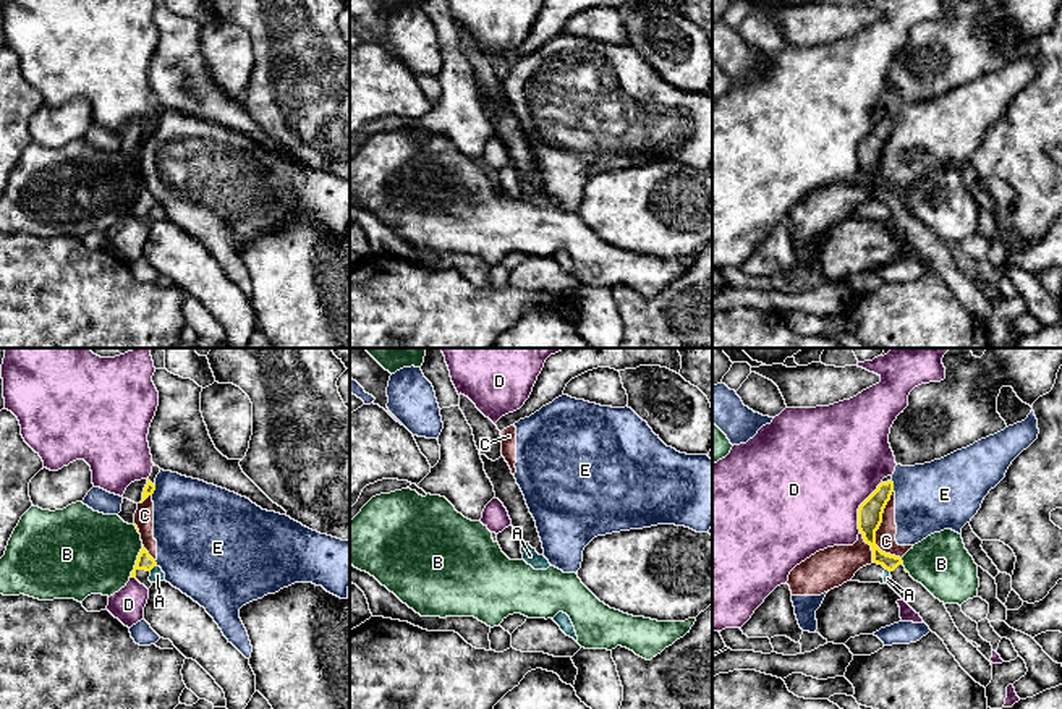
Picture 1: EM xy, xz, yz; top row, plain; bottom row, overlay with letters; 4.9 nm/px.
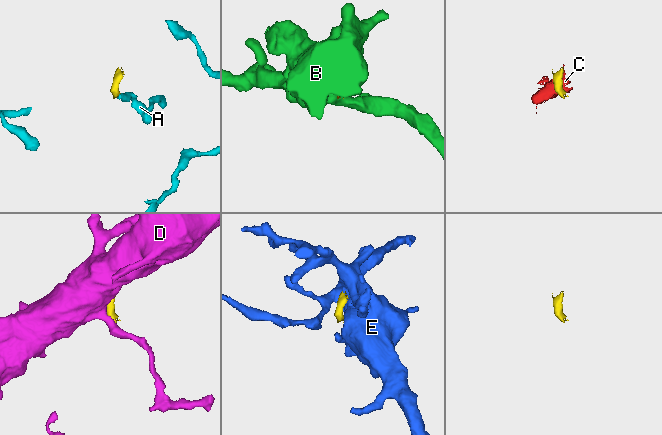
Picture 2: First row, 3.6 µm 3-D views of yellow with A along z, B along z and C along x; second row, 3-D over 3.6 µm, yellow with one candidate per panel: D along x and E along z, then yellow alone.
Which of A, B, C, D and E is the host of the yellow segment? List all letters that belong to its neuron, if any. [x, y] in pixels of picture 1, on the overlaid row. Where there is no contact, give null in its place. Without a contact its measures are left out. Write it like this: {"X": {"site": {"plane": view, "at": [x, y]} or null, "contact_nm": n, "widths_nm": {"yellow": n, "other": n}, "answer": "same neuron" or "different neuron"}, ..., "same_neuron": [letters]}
{"A": {"site": {"plane": "xy", "at": [152, 567]}, "contact_nm": 50, "widths_nm": {"yellow": 80, "other": 70}, "answer": "different neuron"}, "B": {"site": {"plane": "xy", "at": [136, 560]}, "contact_nm": 170, "widths_nm": {"yellow": 80, "other": 420}, "answer": "different neuron"}, "C": {"site": {"plane": "yz", "at": [878, 528]}, "contact_nm": 340, "widths_nm": {"yellow": 130, "other": 100}, "answer": "different neuron"}, "D": {"site": {"plane": "yz", "at": [860, 507]}, "contact_nm": 280, "widths_nm": {"yellow": 130, "other": 480}, "answer": "different neuron"}, "E": {"site": {"plane": "xy", "at": [154, 489]}, "contact_nm": 60, "widths_nm": {"yellow": 50, "other": 400}, "answer": "different neuron"}, "same_neuron": []}

